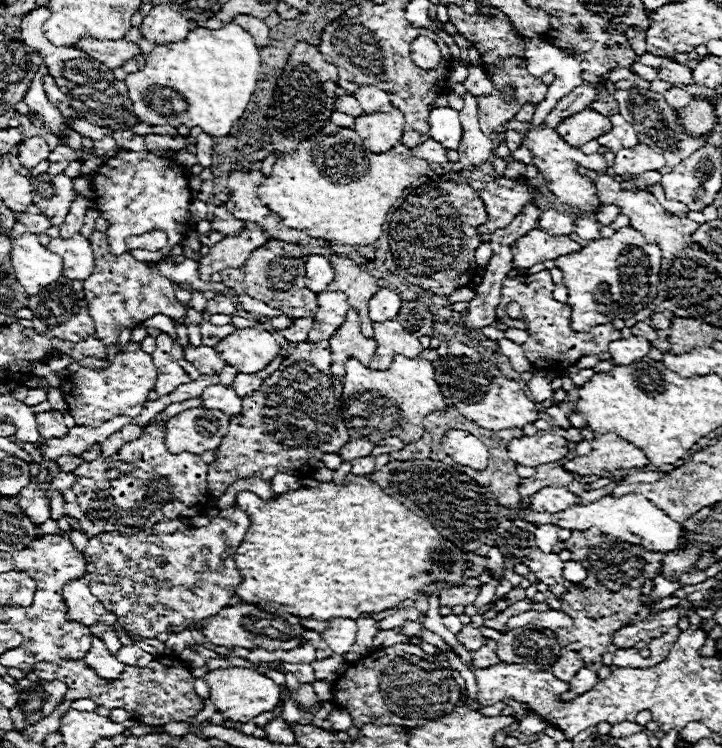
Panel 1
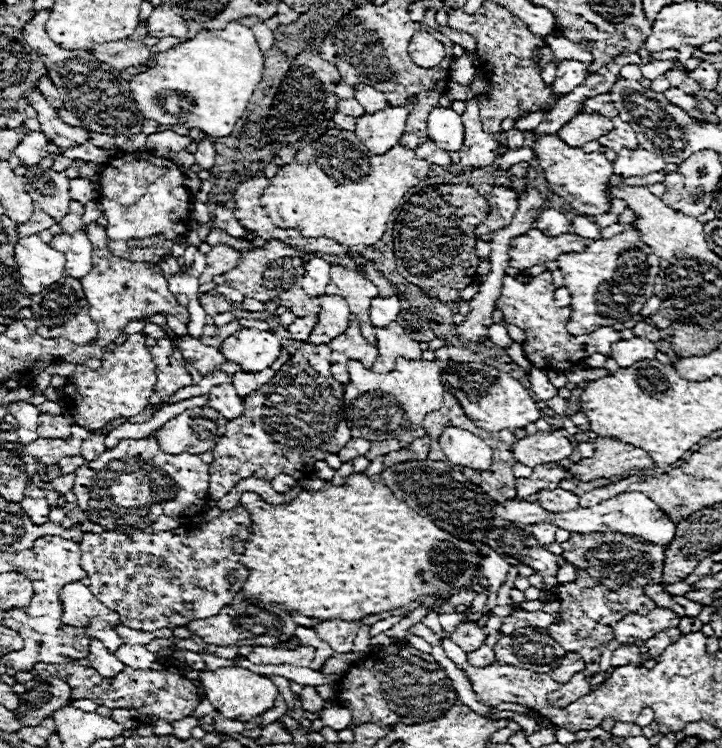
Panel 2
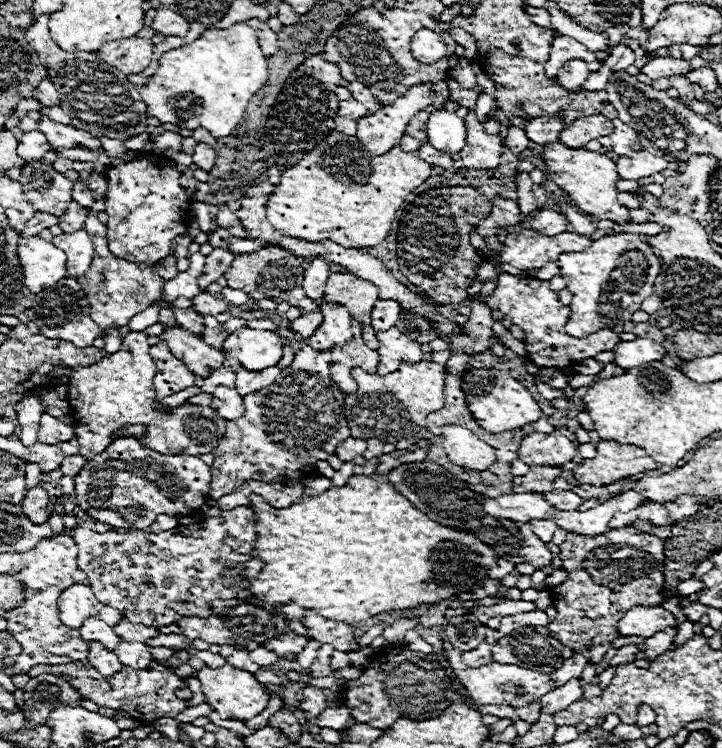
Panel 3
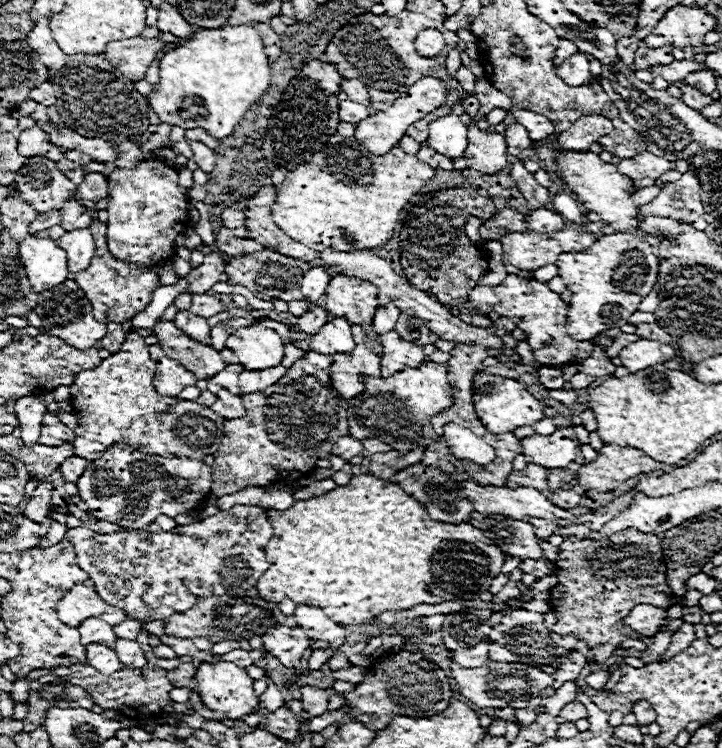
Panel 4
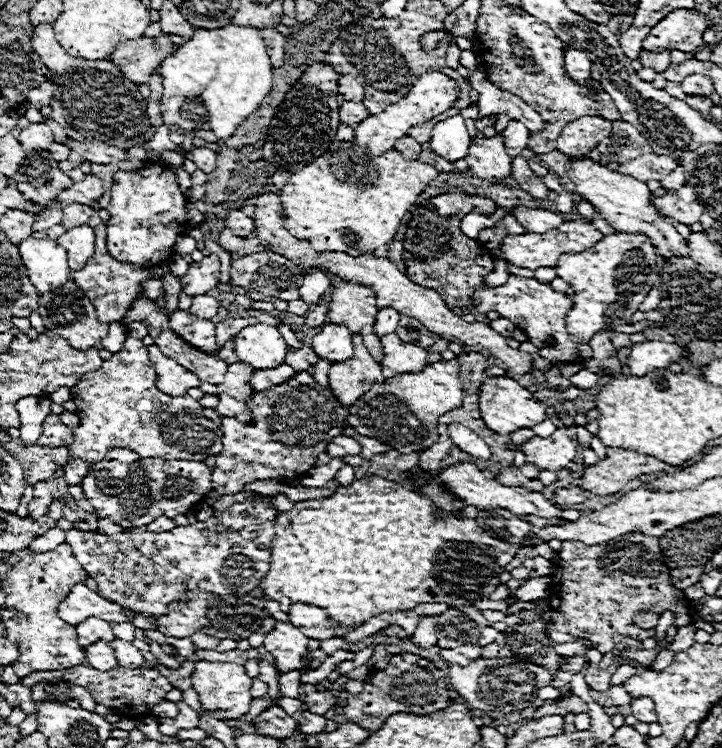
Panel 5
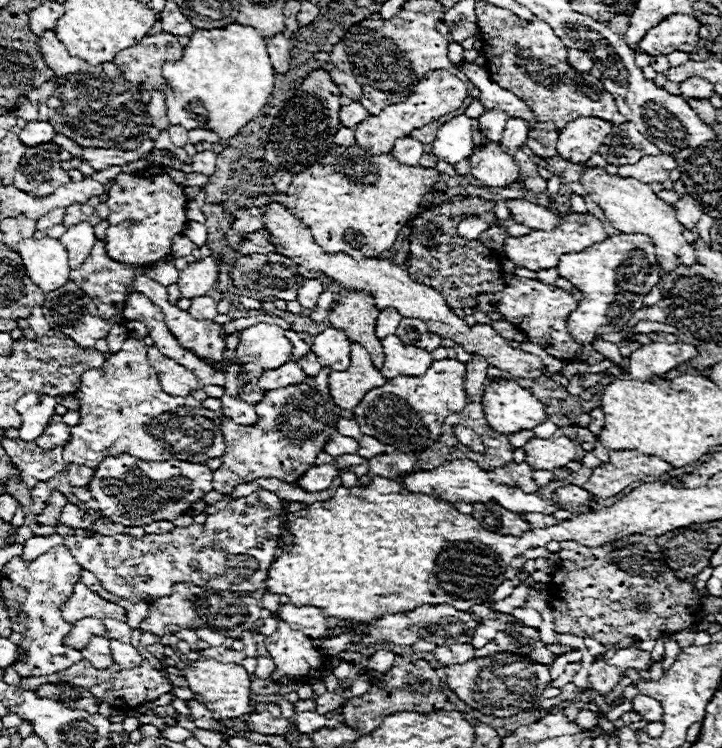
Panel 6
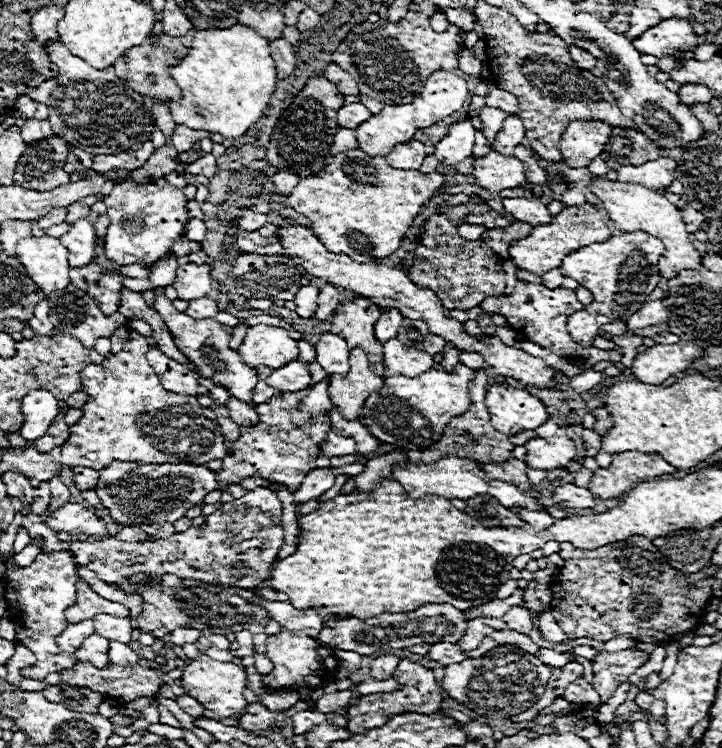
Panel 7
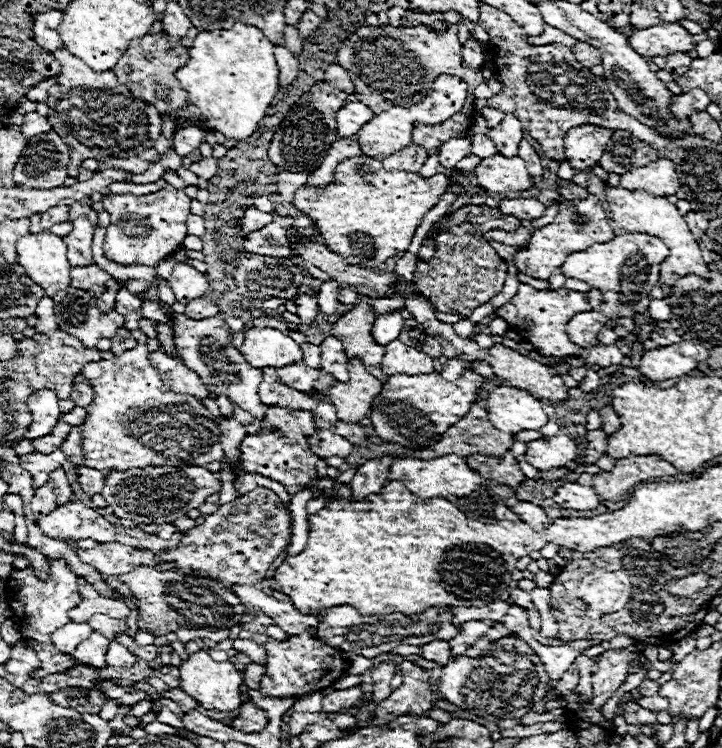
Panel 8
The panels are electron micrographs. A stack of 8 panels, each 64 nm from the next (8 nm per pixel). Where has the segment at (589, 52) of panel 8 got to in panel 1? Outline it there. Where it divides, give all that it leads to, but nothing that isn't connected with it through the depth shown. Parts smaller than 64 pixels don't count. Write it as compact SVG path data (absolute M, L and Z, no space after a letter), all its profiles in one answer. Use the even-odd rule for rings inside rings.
M526 38L526 68L530 75L541 78L547 72L554 72L556 80L548 86L548 94L542 104L536 106L530 126L542 124L548 112L556 106L560 98L564 98L572 88L582 84L582 68L580 62L572 56L562 54L558 48L545 40Z

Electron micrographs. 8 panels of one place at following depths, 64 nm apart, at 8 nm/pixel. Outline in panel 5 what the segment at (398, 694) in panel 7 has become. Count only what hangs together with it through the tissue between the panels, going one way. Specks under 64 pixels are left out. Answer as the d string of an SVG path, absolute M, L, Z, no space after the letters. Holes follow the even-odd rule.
M394 654L390 664L386 666L386 670L376 670L370 674L370 680L386 680L386 686L380 686L376 682L368 682L364 686L364 690L360 694L350 694L344 706L344 716L348 722L354 722L362 728L366 728L368 732L376 732L384 720L396 712L408 712L408 714L434 714L438 710L444 710L452 704L452 700L448 698L448 682L440 676L440 670L428 672L416 664L408 664L402 660L400 654Z

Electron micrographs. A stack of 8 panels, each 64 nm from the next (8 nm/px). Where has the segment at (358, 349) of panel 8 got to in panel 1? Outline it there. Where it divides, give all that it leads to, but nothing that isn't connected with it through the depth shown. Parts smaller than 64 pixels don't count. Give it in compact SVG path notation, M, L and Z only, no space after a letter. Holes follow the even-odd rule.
M332 258L334 280L328 284L328 290L338 290L348 296L348 304L360 314L360 326L364 336L372 338L372 320L368 318L368 300L380 290L378 280L366 270L344 258Z

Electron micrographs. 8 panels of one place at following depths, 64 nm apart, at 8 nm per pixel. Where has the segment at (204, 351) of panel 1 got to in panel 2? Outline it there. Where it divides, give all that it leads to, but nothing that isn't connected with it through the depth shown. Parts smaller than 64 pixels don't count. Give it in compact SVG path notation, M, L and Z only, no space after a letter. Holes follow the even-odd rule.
M186 334L186 336L178 336L178 350L182 354L182 358L194 368L198 370L202 376L220 370L220 366L224 364L224 356L218 348L214 346L206 346L202 344L198 338Z

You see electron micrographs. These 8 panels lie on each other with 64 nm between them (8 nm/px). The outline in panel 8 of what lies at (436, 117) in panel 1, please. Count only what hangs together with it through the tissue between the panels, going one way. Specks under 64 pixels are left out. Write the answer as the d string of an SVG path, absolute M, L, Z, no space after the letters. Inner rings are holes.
M462 134L460 138L452 138L450 142L446 142L438 148L440 164L444 168L456 168L456 164L464 156L470 156L470 148L472 148L472 136L470 134Z

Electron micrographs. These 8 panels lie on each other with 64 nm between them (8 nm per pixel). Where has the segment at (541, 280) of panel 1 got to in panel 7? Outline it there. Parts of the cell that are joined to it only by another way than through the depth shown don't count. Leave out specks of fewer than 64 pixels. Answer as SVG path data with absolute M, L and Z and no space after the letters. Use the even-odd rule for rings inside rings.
M516 282L516 290L508 296L492 296L492 298L486 298L480 308L484 312L490 312L490 314L502 314L508 324L522 332L530 342L542 346L542 348L548 348L550 352L554 352L556 356L564 356L564 358L580 358L582 362L586 362L588 366L594 366L602 360L612 360L612 354L610 350L600 350L591 346L590 348L584 348L580 344L576 344L570 334L566 332L566 320L572 312L580 310L582 304L578 302L576 298L576 292L574 290L568 290L568 288L556 288L556 290L550 290L546 286L536 286L536 284L530 284L530 282Z

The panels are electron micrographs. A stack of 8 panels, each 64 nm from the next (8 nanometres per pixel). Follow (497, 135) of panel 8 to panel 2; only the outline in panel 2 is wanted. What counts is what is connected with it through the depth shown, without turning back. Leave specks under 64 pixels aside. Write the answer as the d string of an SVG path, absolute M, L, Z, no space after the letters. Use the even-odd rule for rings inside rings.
M512 128L512 130L508 130L508 132L506 132L506 136L508 136L506 146L508 146L510 150L518 150L518 148L522 148L522 146L524 146L524 134L522 134L520 130Z

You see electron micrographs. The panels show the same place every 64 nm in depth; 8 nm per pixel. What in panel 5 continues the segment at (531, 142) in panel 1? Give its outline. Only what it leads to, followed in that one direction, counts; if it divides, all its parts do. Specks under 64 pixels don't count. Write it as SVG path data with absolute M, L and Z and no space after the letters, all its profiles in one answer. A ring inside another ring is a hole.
M574 158L570 162L572 162L572 166L570 166L568 174L570 174L570 180L576 184L578 194L582 196L582 200L590 202L614 230L650 236L654 246L658 250L662 250L662 258L688 256L688 246L686 246L684 238L670 224L670 218L660 214L652 206L652 192L648 190L648 186L644 182L634 180L632 176L626 176L620 172L612 172L606 166L592 162L590 158L578 158L578 160Z

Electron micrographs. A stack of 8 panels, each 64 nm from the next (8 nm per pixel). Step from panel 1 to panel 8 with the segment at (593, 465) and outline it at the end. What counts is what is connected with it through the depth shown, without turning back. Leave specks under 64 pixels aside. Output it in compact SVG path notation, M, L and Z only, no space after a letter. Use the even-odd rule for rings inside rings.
M628 456L616 460L612 472L596 474L592 486L602 500L620 502L624 500L624 494L628 494L630 488L638 482L676 474L678 470L672 468L672 464L668 464L666 460L660 460L658 456Z

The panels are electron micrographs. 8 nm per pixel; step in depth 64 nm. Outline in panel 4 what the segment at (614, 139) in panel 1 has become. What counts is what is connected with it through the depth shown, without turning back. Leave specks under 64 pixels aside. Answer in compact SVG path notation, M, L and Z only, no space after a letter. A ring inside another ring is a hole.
M614 118L612 124L614 124L614 130L608 136L602 136L598 140L598 144L606 152L618 158L628 158L628 156L636 156L636 152L648 150L642 136L634 128L630 128L626 122L622 122L620 118Z

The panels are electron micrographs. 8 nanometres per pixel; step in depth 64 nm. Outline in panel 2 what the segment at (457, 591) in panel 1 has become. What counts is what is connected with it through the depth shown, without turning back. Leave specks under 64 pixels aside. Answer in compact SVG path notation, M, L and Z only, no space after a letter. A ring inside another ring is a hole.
M460 590L458 594L452 594L446 602L454 604L454 606L458 606L458 604L470 606L470 604L472 604L472 600L474 600L474 596L476 596L476 592L474 592L474 590Z

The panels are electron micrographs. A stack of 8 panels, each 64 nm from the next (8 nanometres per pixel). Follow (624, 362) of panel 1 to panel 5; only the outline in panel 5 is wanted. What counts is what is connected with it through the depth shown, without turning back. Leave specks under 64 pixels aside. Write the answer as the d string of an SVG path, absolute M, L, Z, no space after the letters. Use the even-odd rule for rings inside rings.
M640 342L634 344L628 356L628 368L632 376L646 376L654 368L668 368L672 362L680 362L688 356L688 348L670 342Z

